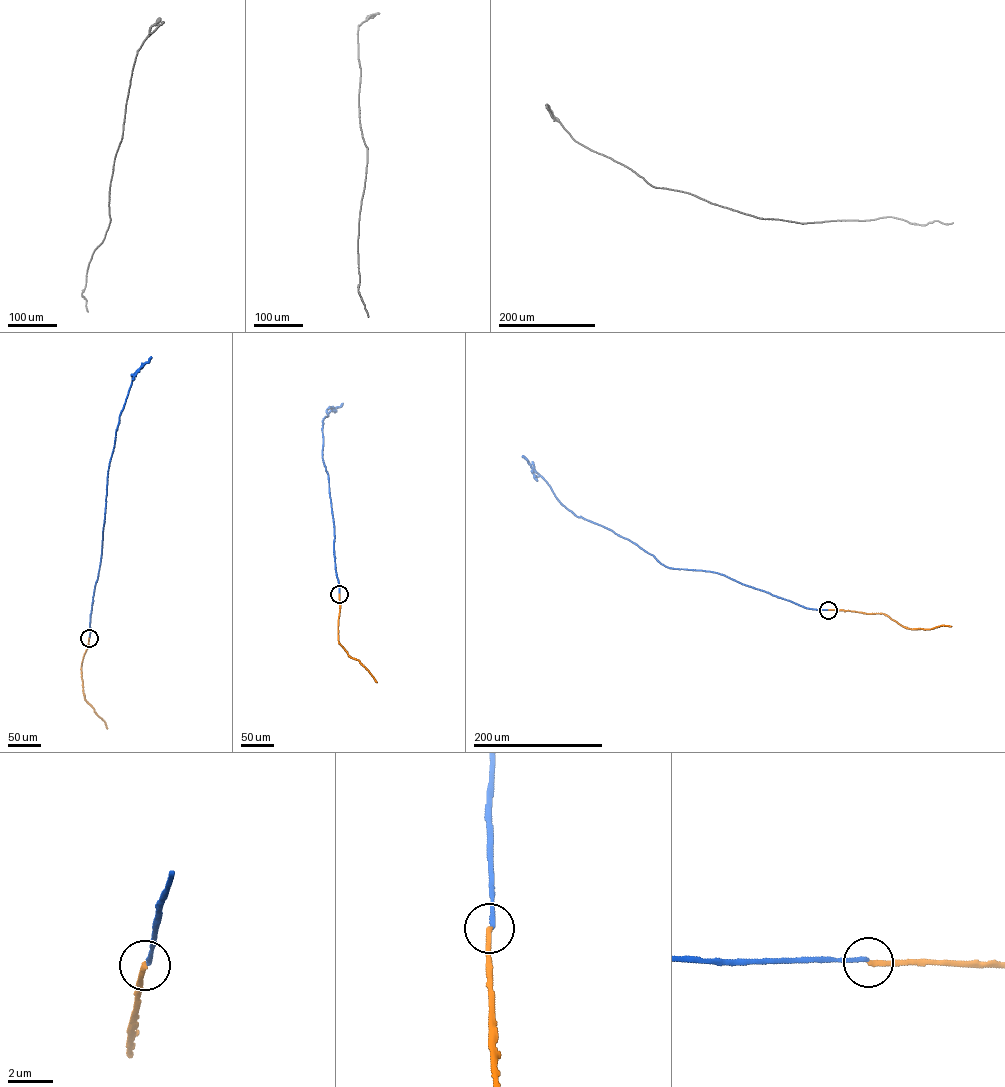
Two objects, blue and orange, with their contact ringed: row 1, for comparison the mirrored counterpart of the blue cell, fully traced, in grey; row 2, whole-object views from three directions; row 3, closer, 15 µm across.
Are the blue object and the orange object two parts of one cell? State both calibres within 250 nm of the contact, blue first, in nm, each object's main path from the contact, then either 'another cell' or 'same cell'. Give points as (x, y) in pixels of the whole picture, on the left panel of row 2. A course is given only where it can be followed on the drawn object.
calibres 190 and 240 nm; course blue (89, 638), (101, 555), (107, 474), (116, 430), (132, 376), (151, 357); course orange (89, 638), (81, 669), (83, 693), (107, 728); another cell

